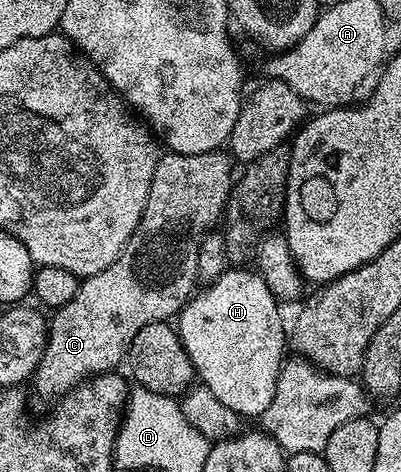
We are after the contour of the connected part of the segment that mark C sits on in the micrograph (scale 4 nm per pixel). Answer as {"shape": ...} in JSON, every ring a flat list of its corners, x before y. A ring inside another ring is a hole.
{"shape":[[224,150,203,152,197,156,167,155,157,159,142,218,120,251,120,257,106,266,106,270,83,277,78,294,74,294,66,306,55,309,53,316,56,317,52,316,48,324,48,344,34,375,38,395,55,401,78,387,83,380,98,376,101,372,113,371,117,367,115,364,127,357,128,348,134,342,134,334,138,334,142,326,150,326,150,322,159,320,171,321,193,295,197,287,195,284,198,284,196,267,200,238,217,227,216,219,219,221,225,211,234,183,234,161]]}

